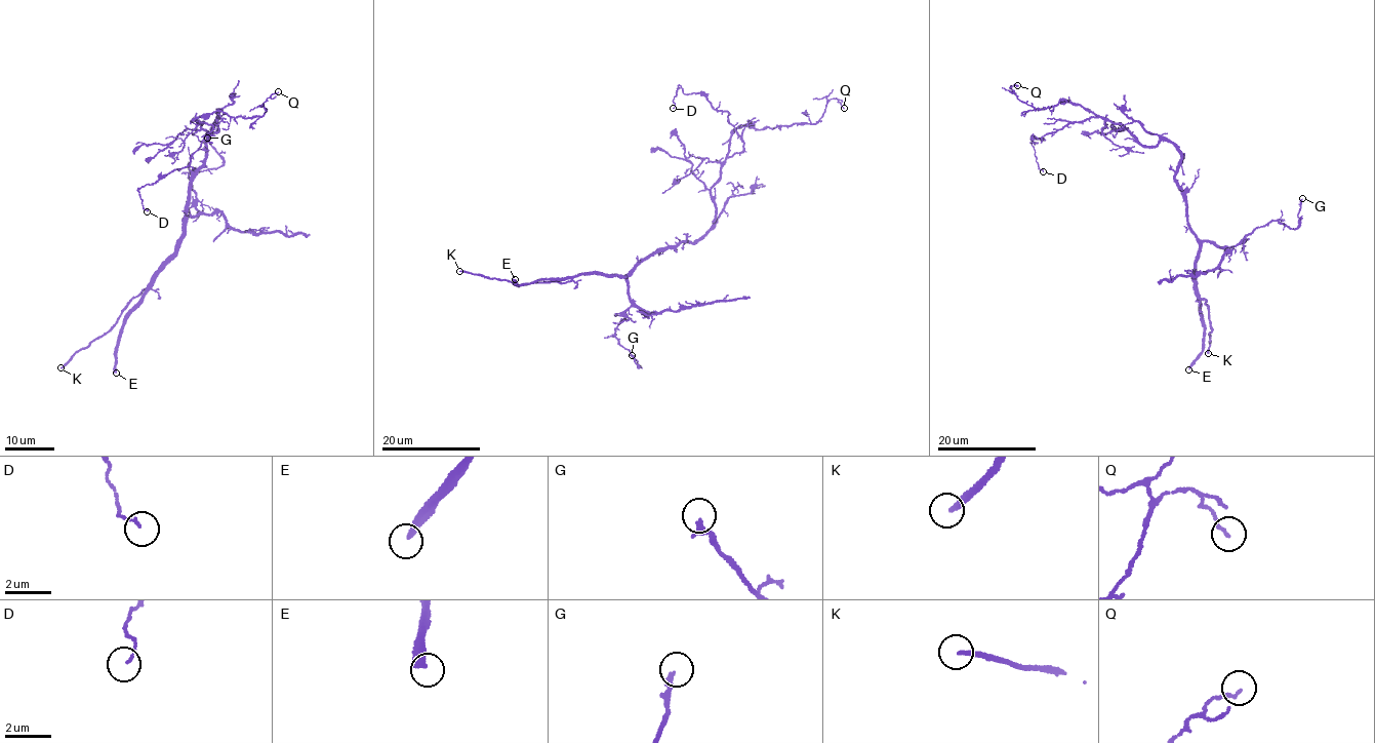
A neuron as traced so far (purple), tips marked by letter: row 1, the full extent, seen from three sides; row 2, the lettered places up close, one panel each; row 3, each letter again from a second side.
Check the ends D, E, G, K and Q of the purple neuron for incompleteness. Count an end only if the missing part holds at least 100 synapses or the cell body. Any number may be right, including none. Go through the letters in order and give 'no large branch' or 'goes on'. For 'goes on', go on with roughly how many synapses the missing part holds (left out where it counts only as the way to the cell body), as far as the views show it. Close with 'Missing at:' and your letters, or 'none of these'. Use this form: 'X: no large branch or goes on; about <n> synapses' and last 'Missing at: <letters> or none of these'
D: no large branch
E: goes on; about 250 synapses
G: no large branch
K: goes on
Q: no large branch
Missing at: E, K

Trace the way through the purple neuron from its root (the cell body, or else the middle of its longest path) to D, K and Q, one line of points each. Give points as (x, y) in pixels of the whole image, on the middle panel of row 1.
D: (684, 240), (712, 228), (712, 188), (743, 142), (728, 112), (700, 93), (678, 88), (673, 108)
K: (684, 240), (653, 253), (621, 278), (598, 273), (578, 275), (565, 282), (519, 286), (506, 279), (459, 271)
Q: (684, 240), (695, 243), (715, 220), (711, 191), (736, 128), (814, 123), (834, 98), (844, 108)

